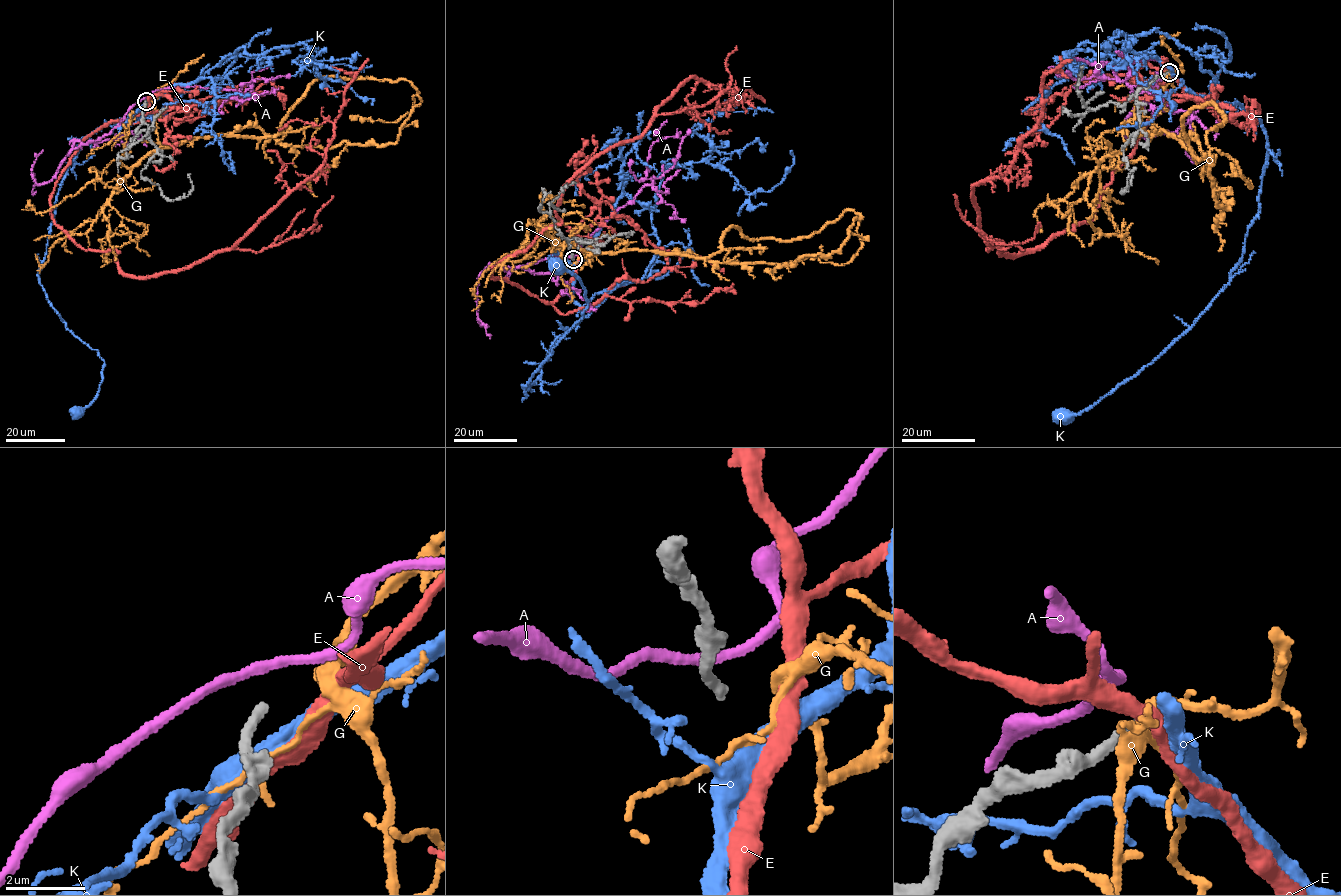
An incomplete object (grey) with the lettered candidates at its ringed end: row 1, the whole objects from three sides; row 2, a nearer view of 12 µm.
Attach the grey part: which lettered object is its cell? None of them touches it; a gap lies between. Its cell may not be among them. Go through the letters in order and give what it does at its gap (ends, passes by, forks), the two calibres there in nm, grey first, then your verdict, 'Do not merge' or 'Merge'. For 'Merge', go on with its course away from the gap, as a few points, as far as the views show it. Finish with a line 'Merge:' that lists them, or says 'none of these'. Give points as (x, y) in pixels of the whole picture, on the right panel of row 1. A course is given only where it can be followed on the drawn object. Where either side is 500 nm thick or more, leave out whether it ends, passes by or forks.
A: It passes by. Thickness 280 nm (grey) against 240 nm. Do not merge
E: It passes by. Thickness 280 nm (grey) against 400 nm. Do not merge
G: It passes by. Thickness 280 nm (grey) against 150 nm. Do not merge
K: It passes by. Thickness 280 nm (grey) against 440 nm. Do not merge
Merge: none of these

